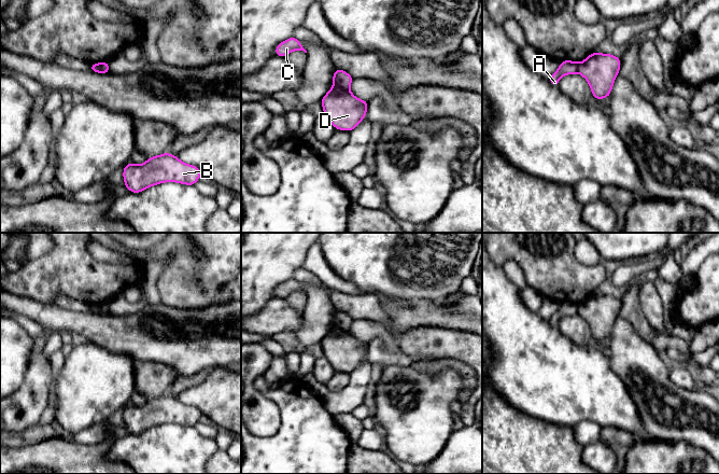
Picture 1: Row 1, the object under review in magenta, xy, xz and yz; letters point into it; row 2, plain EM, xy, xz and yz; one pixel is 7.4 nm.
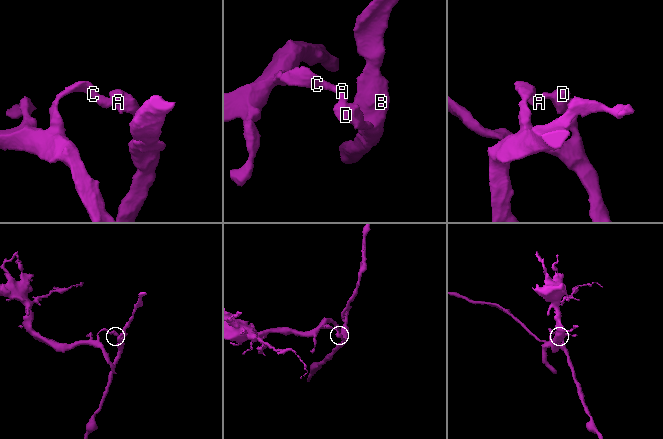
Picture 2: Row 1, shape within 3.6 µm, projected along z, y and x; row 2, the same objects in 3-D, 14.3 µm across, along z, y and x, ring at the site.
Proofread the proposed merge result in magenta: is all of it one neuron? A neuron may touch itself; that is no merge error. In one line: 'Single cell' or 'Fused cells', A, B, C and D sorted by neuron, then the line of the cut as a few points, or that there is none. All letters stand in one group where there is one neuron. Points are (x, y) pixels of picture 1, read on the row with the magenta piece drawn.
Fused cells. Groups: A C / B D. Split along xz (334, 84), (348, 89)

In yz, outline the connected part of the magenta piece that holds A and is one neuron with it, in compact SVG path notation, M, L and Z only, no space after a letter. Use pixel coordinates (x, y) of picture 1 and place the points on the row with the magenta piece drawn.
M572 60L561 61L559 69L551 75L549 82L553 86L558 86L560 79L563 75L574 74L578 72L578 62Z

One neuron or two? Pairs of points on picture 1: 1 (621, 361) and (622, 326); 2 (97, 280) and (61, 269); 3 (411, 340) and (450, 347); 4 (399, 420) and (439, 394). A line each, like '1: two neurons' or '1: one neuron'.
1: one neuron
2: one neuron
3: one neuron
4: one neuron

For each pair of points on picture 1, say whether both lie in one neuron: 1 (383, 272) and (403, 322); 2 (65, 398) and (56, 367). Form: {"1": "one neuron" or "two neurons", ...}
{"1": "two neurons", "2": "two neurons"}

